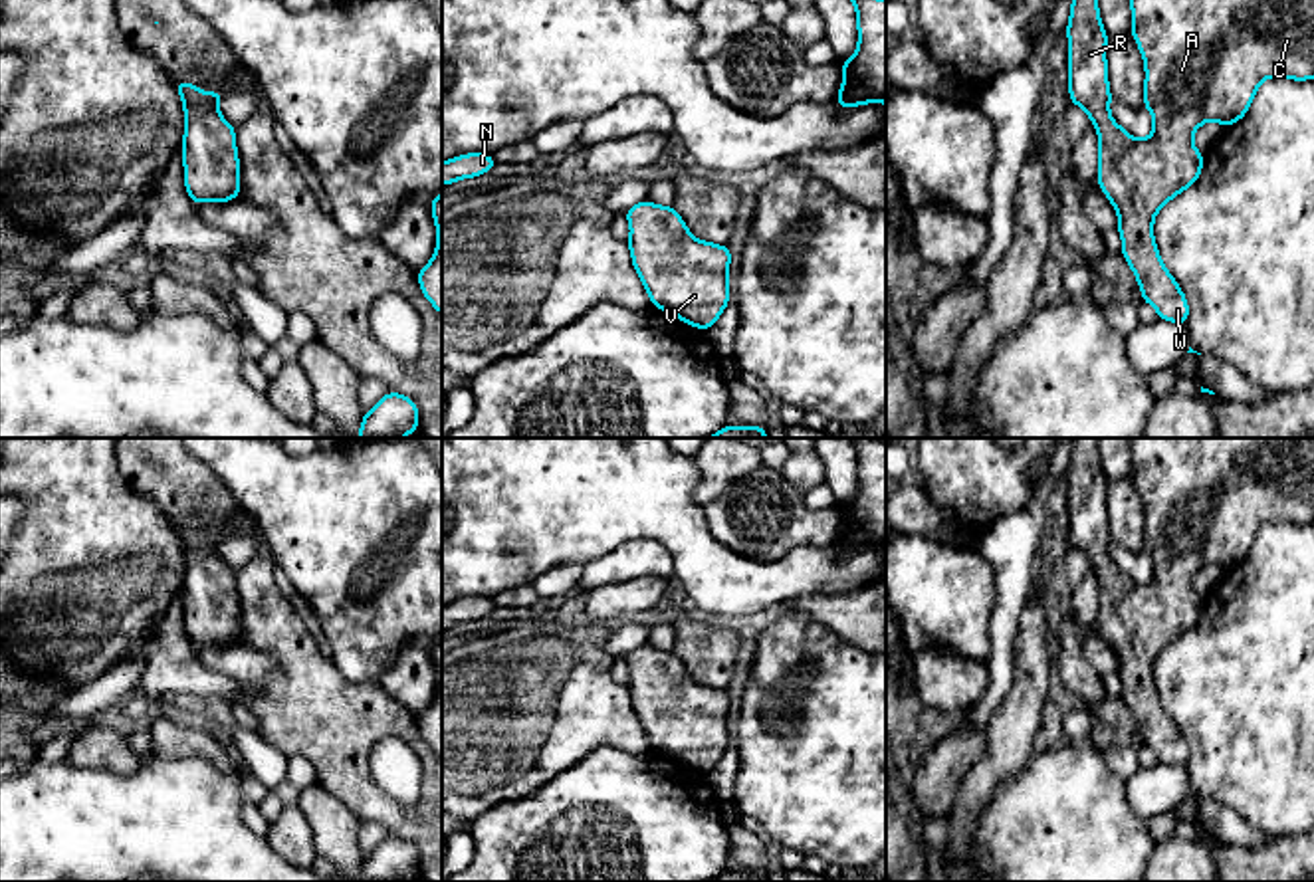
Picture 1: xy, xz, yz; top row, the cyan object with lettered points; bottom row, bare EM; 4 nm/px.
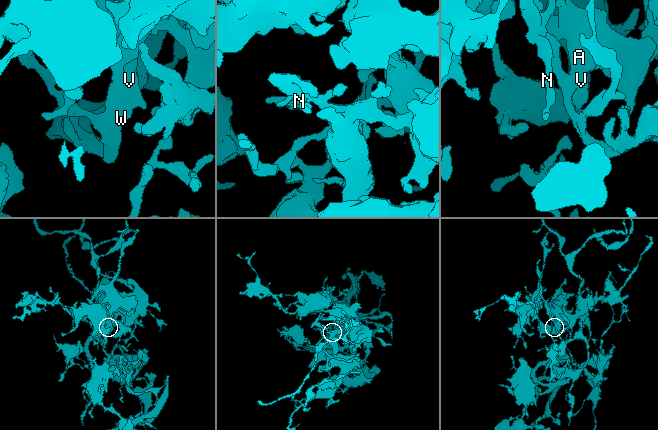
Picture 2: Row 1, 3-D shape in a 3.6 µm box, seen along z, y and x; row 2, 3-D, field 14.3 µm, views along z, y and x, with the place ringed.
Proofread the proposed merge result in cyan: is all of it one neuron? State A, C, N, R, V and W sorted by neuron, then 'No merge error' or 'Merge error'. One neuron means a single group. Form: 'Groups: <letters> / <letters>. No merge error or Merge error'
Groups: A C N R V W. No merge error

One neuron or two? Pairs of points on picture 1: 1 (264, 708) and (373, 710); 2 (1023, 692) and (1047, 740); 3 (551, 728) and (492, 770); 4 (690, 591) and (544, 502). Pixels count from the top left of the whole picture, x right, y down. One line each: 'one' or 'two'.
1: one
2: two
3: one
4: one

